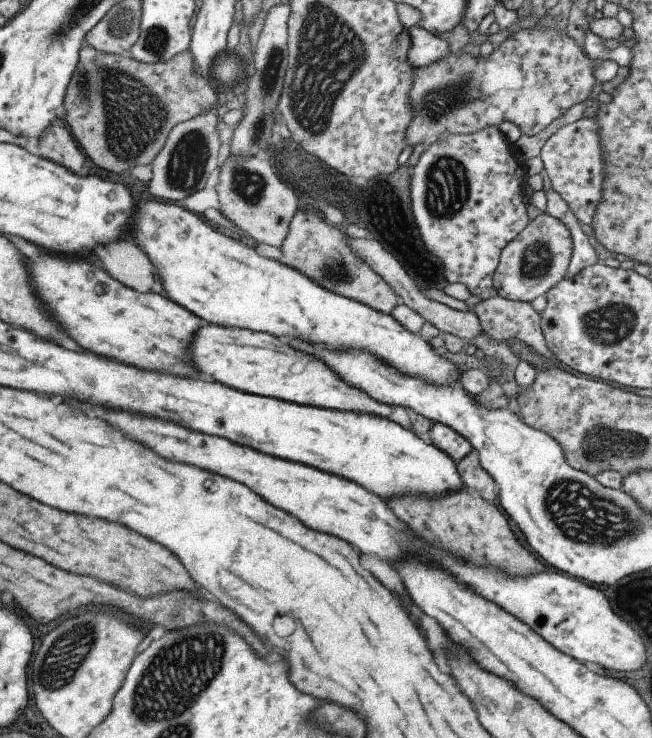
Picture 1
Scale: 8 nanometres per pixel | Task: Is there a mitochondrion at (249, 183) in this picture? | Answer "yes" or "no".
yes

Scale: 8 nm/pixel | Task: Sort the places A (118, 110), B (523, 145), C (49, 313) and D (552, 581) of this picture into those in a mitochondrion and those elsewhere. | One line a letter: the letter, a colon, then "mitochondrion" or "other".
A: mitochondrion
B: other
C: other
D: other

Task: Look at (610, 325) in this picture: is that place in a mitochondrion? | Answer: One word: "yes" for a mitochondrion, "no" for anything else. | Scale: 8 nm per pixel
yes

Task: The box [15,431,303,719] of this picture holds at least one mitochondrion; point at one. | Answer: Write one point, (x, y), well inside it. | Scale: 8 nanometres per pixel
(66, 653)

